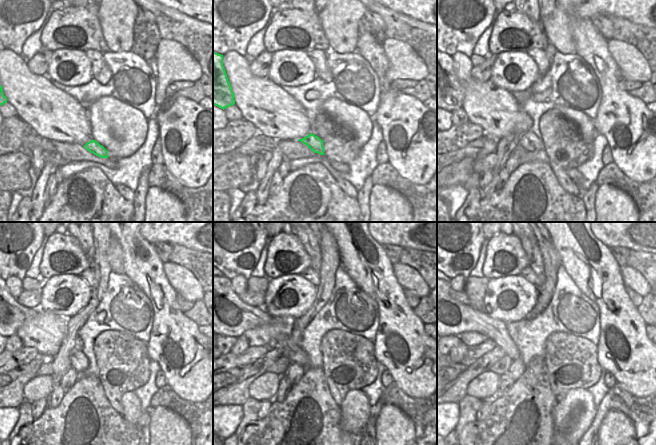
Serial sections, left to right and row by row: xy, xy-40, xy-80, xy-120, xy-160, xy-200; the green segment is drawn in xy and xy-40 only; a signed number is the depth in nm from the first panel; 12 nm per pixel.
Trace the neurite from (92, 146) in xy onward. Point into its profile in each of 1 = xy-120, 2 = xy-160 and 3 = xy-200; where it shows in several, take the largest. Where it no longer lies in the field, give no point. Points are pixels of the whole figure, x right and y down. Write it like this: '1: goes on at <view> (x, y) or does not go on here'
1: goes on at xy-120 (79, 362)
2: goes on at xy-160 (280, 341)
3: goes on at xy-200 (457, 318)

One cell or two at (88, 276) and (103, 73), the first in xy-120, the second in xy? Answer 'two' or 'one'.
one

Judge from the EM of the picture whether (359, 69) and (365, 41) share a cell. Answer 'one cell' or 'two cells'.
two cells

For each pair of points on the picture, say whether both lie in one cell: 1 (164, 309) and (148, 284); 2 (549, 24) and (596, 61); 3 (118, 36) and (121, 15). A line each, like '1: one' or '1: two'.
1: one
2: two
3: one

